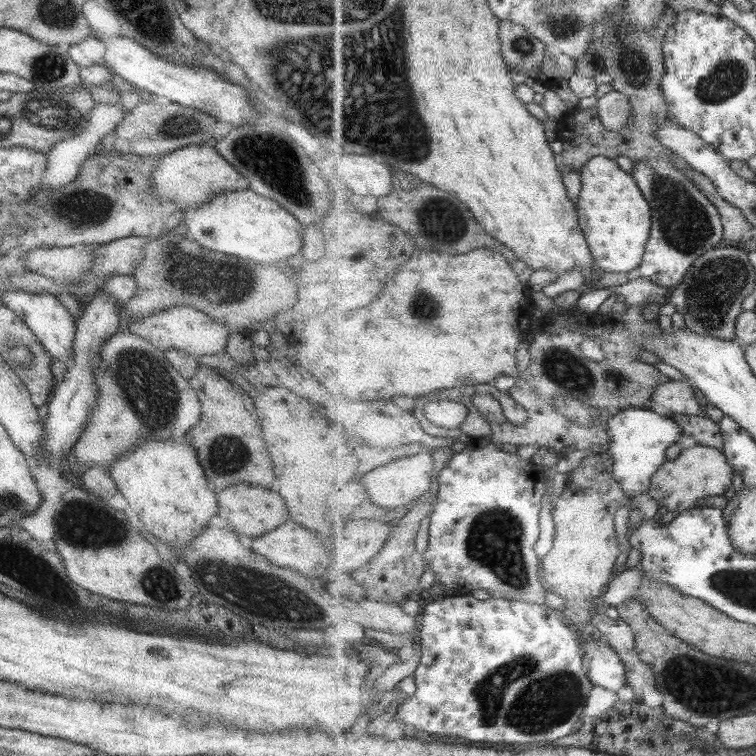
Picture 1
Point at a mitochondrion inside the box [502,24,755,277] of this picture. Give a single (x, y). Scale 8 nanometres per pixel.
(683, 223)

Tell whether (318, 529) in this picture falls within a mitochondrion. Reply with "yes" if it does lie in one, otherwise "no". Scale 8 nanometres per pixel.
no

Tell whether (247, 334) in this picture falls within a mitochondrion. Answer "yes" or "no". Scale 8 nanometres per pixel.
no

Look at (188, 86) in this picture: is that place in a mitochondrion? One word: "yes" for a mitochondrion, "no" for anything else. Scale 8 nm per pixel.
no

